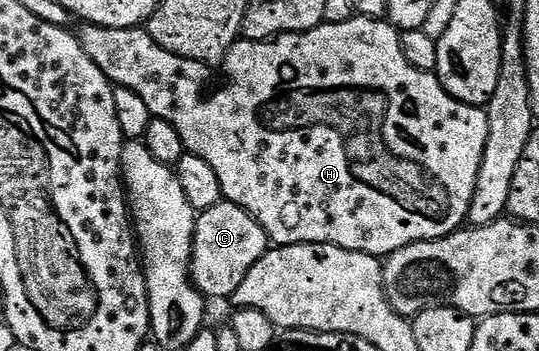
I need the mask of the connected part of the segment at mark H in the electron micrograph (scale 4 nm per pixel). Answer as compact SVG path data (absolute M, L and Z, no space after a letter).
M355 16L344 20L344 24L325 21L321 26L307 30L305 34L280 34L265 42L239 40L217 67L218 75L210 71L213 69L207 63L193 62L160 48L160 44L152 40L149 29L129 30L89 24L79 27L76 30L78 42L84 52L88 52L92 64L96 64L96 68L100 68L100 72L104 72L104 76L114 86L123 86L136 92L136 96L148 104L151 116L168 120L168 124L180 132L183 147L189 153L200 156L214 169L216 180L220 180L223 199L247 210L262 225L267 239L275 247L328 244L375 256L389 256L417 242L446 238L455 230L463 229L469 219L472 196L482 167L484 144L488 144L486 111L481 106L469 106L456 100L442 87L437 73L412 68L404 56L402 35L389 21Z

